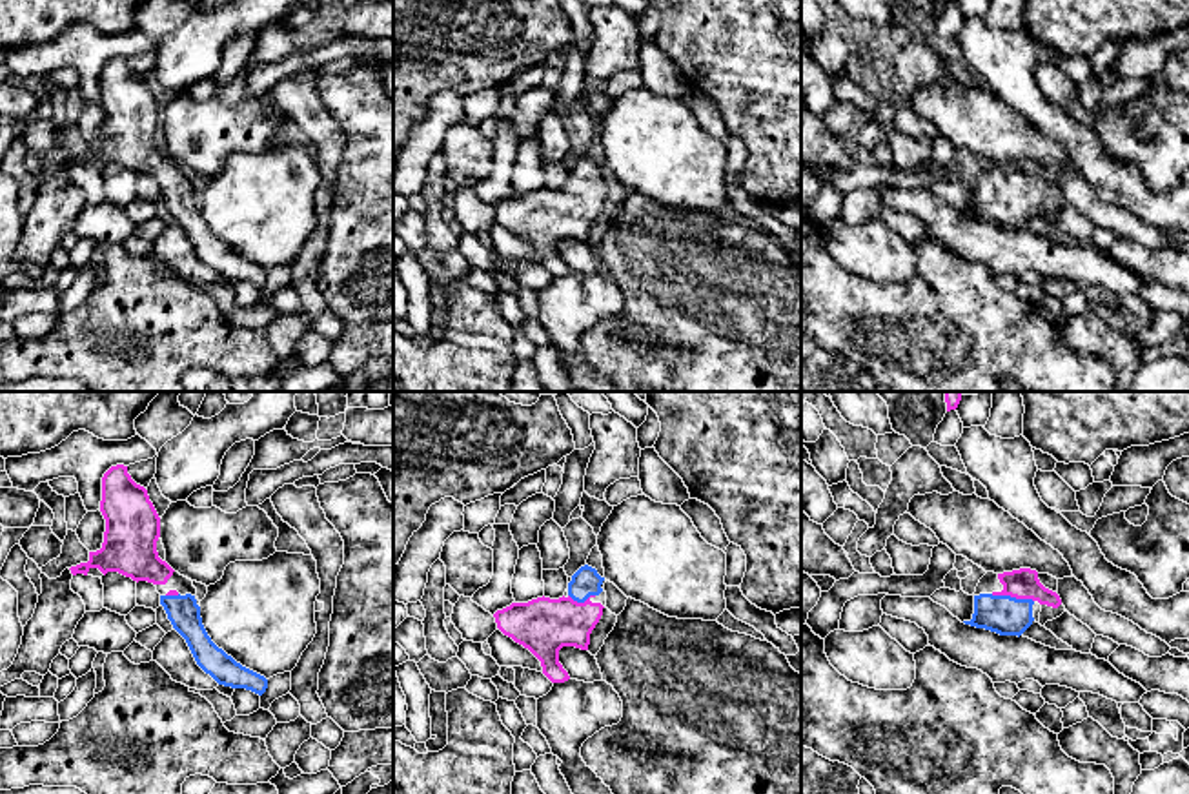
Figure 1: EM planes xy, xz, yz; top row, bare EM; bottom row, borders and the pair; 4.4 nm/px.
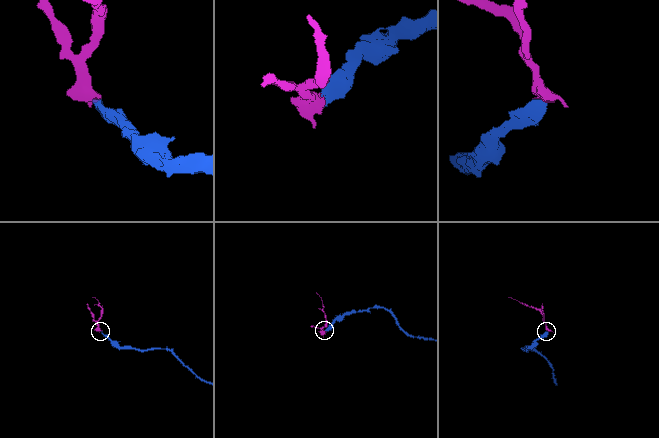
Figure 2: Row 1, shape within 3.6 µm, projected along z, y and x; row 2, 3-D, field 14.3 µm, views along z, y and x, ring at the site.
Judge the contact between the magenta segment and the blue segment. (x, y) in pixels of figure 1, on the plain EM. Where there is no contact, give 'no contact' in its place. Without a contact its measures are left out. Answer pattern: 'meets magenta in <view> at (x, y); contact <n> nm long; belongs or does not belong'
meets magenta in yz at (1013, 188); contact 190 nm long; belongs

